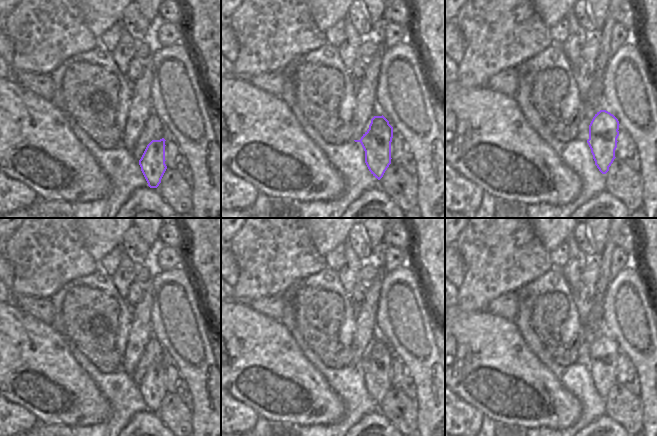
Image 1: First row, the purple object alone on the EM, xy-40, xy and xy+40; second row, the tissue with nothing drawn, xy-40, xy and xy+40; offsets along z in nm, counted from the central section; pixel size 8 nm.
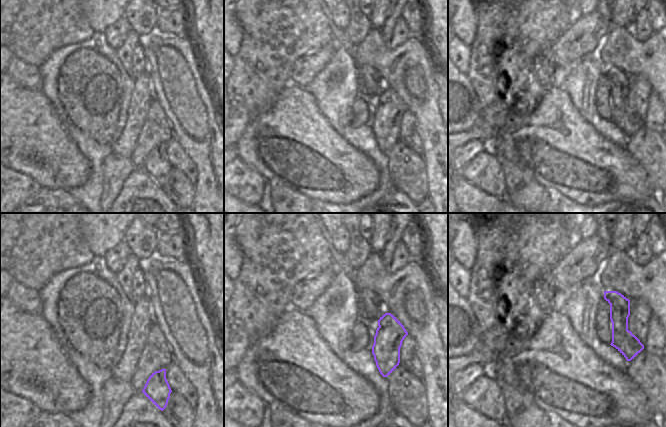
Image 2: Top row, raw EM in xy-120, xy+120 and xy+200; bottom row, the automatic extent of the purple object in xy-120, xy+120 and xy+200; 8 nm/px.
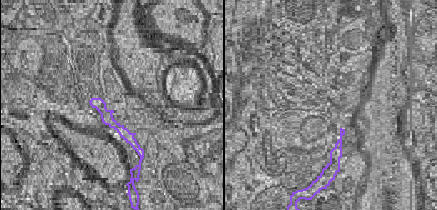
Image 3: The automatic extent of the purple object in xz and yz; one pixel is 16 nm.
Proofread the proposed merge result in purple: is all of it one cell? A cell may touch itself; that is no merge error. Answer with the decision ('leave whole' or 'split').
split

